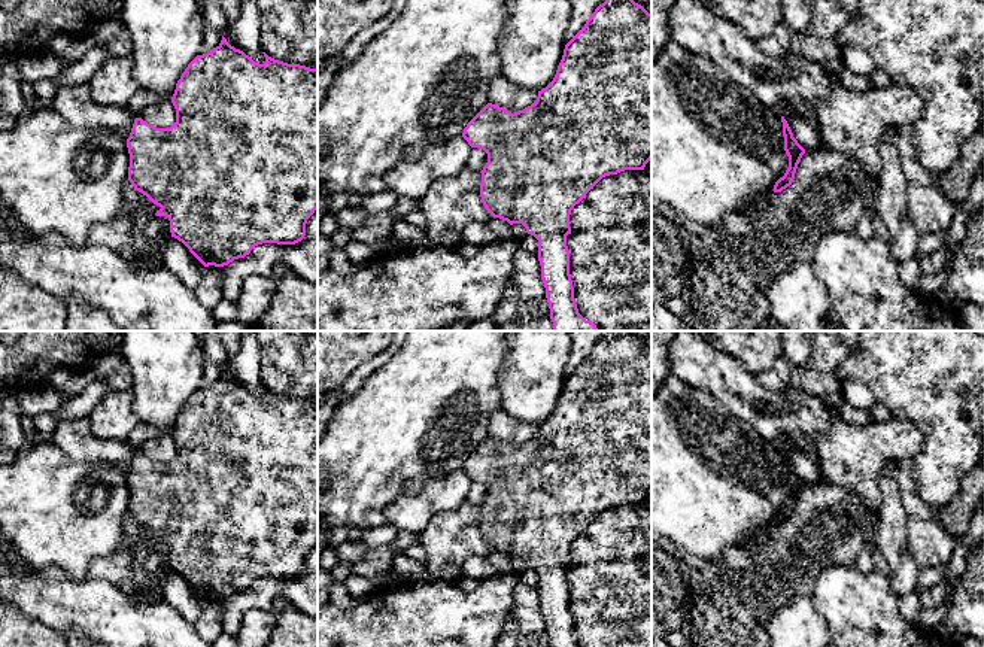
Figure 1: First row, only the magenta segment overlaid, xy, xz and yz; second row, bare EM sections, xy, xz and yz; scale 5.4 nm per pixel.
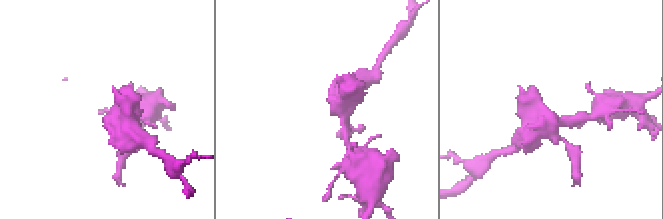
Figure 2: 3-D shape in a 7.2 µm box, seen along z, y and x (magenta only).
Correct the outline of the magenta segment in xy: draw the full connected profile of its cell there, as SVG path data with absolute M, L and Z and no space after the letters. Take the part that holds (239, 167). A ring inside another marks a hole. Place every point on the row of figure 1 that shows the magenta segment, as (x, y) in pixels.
M222 36L221 43L210 52L197 55L177 81L171 97L176 122L170 128L157 128L142 118L134 119L127 139L130 154L128 180L134 191L110 222L91 227L88 243L110 247L136 268L155 270L163 267L163 252L170 237L182 242L204 267L228 265L234 259L245 258L255 246L262 243L295 244L304 239L307 219L318 210L318 69L288 64L268 57L265 52L262 54L265 63L255 63L243 51L231 46Z

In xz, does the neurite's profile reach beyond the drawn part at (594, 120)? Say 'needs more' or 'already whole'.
already whole

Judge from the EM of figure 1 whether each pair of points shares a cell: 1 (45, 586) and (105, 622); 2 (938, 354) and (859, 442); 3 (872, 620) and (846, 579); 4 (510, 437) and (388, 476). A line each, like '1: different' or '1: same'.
1: same
2: different
3: same
4: different

